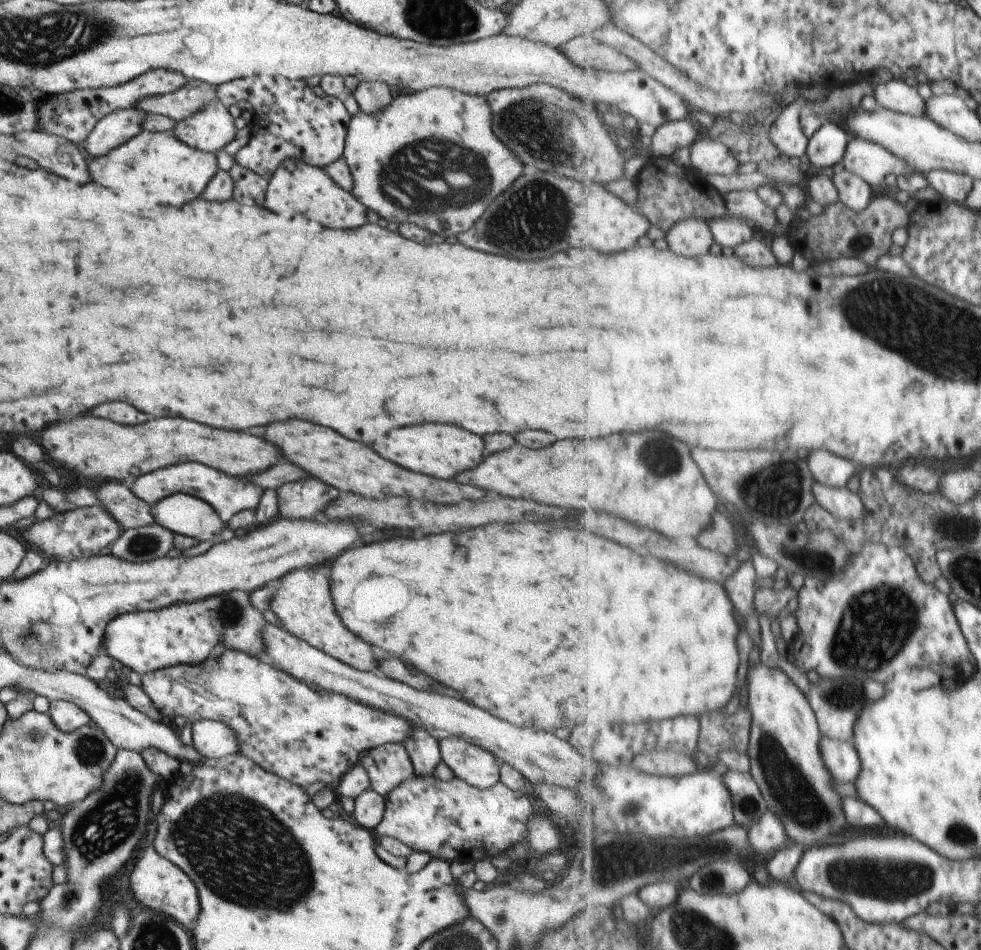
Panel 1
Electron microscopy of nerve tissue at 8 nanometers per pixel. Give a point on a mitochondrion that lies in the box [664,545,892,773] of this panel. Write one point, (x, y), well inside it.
(828, 697)

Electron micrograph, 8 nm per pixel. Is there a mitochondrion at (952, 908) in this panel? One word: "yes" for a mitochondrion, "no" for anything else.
no

